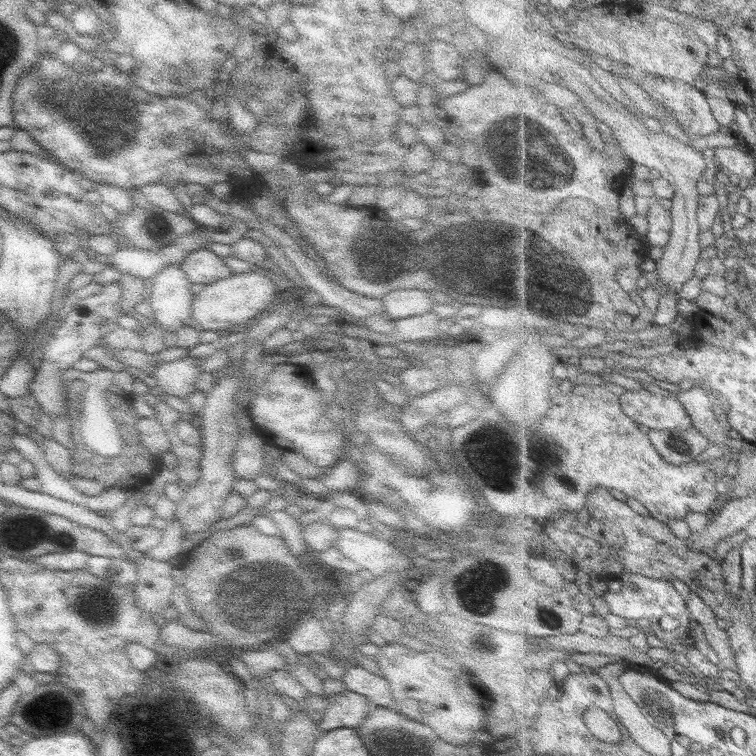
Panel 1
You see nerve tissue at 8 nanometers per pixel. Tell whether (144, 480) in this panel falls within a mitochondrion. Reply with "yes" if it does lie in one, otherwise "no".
no

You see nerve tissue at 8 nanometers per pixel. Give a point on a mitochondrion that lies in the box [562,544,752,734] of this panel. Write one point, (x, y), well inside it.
(664, 706)

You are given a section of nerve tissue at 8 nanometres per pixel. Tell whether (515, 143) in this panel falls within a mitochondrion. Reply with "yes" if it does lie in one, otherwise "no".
yes

